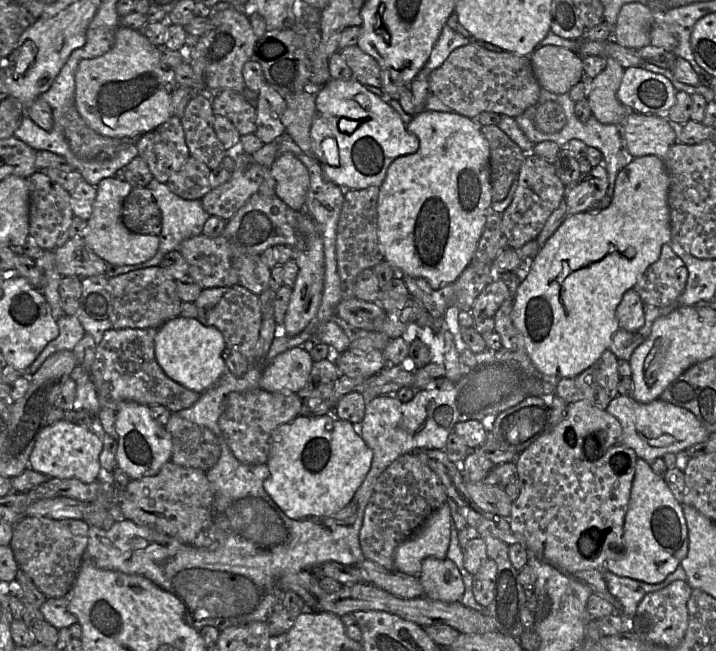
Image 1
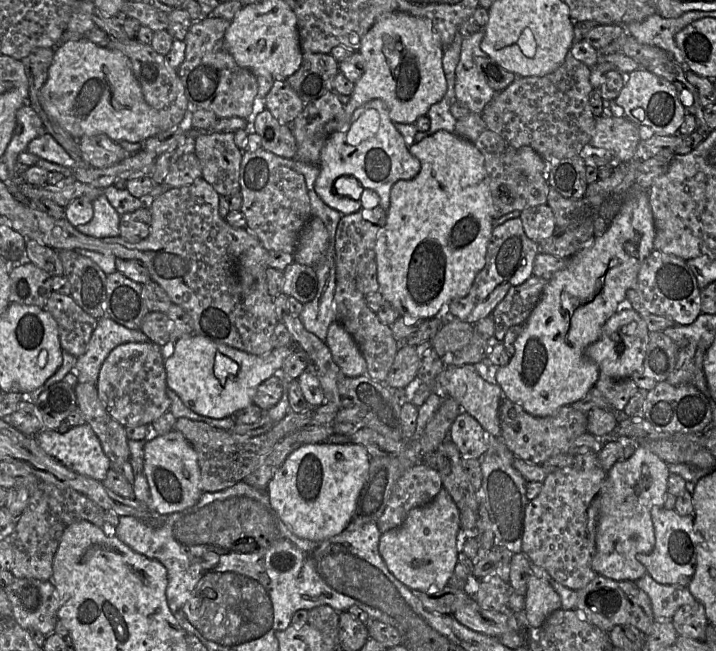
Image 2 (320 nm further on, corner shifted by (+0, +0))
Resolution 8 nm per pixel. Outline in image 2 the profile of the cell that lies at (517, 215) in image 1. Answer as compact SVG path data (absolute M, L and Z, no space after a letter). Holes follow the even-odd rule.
M548 204L523 209L519 218L528 238L537 244L549 238L556 227L555 217Z

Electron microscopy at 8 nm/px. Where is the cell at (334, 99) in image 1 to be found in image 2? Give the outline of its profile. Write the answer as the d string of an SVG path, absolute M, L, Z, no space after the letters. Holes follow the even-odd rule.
M373 100L358 108L343 129L328 136L321 151L320 173L315 181L315 190L325 204L342 215L348 215L360 210L361 203L358 196L339 195L337 188L356 185L360 190L359 196L363 189L370 189L377 194L379 206L387 212L392 186L399 180L415 178L420 169L419 160L410 153L403 136L390 119L385 103Z

